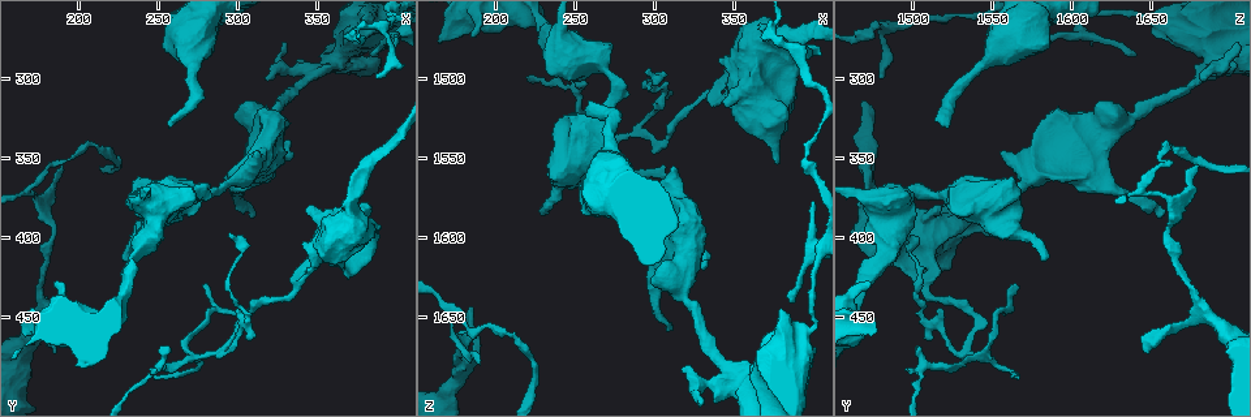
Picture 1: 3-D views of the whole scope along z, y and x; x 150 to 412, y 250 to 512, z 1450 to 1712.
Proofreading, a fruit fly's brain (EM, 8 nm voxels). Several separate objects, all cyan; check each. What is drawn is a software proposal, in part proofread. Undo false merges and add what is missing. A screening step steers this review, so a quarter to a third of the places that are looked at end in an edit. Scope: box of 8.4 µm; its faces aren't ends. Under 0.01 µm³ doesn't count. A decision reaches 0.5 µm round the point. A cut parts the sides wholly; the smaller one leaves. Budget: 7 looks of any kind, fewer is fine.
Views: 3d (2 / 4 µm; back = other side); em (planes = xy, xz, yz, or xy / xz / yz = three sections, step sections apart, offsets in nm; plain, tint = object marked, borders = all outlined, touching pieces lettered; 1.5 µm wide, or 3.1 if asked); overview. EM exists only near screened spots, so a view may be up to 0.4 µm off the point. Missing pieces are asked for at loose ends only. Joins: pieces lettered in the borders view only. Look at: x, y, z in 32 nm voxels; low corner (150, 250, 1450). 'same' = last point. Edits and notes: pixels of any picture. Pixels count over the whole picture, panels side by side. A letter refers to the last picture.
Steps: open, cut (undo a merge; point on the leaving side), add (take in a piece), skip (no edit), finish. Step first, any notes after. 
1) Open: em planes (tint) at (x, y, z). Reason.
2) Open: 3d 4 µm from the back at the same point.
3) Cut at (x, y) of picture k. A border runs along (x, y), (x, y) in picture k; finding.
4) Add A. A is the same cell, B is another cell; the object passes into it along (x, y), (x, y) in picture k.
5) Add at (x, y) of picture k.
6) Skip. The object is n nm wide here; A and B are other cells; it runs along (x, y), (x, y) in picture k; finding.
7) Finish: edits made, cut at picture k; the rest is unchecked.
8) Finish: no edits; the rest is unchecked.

Open: 3d 2 µm at (256, 332, 1518). An open end.

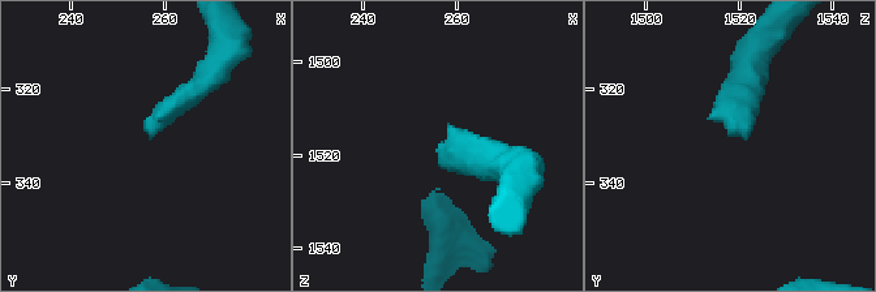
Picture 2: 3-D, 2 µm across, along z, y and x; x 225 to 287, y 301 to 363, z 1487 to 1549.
Open: em yz step 8 (borders) at (257, 331, 1518). Need the tissue.

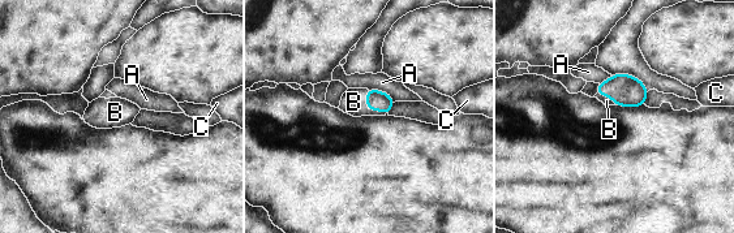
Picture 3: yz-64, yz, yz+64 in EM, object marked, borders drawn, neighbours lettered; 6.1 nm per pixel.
Add B. The object is 130 nm wide here; B is the same cell, A and C are other cells; the object passes into it along (376, 100), (366, 107), (353, 102) in picture 3; it goes on there.

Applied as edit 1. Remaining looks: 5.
Open: em yz step 8 (borders) at (296, 398, 1494). Tapers out.

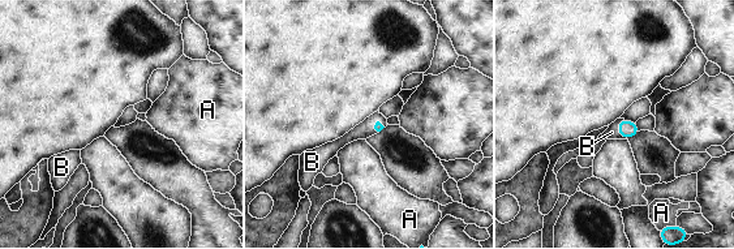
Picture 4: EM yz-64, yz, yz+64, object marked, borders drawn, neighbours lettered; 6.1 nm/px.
Open: em planes (borders) at the same point.

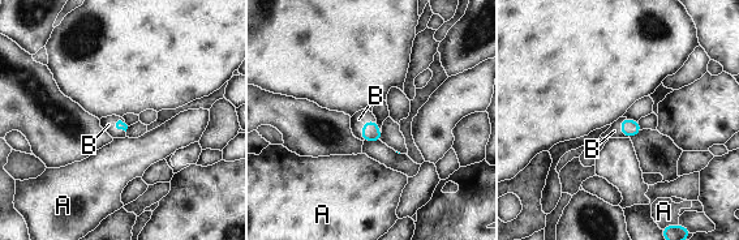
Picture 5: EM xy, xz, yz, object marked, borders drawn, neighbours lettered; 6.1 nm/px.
Add B. B is the same cell, A is another cell; the object passes into it along (369, 132), (362, 127), (359, 119) in picture 5; the neuron continues.

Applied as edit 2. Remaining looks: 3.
Open: em planes (borders) at (388, 298, 1478). Thin end.

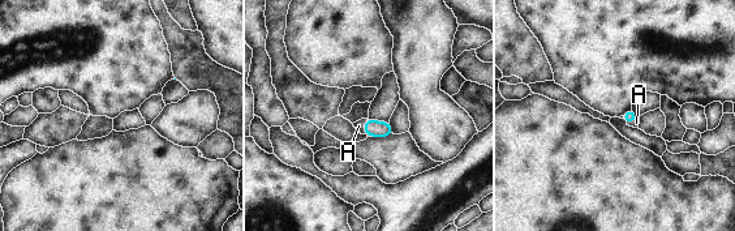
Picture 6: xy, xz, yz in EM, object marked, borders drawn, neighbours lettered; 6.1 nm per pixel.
Add A. A is the same cell; the object passes into it along (373, 128), (364, 127), (359, 125) in picture 6; the neuron continues.

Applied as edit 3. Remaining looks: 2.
Finish: edits made, add at picture 3, add at picture 5, add at picture 6; the rest is unchecked.

